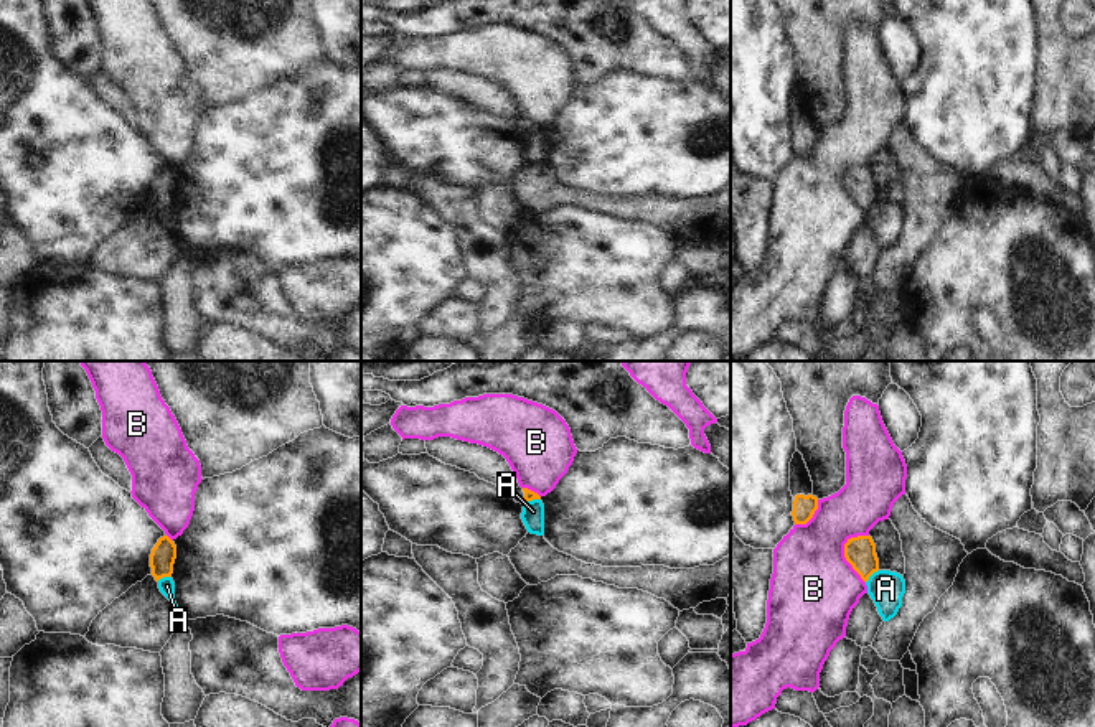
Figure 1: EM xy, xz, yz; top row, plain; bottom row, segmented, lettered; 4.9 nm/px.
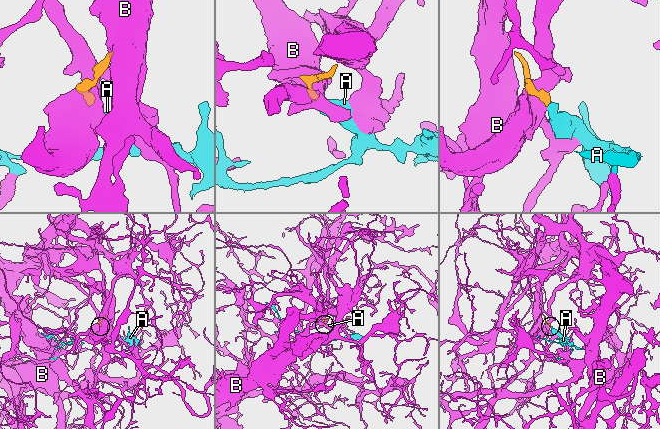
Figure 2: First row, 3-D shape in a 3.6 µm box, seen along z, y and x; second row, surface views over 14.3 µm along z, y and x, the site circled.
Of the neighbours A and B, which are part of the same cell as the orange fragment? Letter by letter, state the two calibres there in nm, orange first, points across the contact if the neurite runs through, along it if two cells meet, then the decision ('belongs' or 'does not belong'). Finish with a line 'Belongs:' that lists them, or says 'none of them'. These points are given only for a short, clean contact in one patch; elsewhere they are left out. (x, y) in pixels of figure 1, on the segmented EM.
A: 150/170 nm | along yz (878, 569), (866, 582) | does not belong
B: 150/420 nm | does not belong
Belongs: none of them

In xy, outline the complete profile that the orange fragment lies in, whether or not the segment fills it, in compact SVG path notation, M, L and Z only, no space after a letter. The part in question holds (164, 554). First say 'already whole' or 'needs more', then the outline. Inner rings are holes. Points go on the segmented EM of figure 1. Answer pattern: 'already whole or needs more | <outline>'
needs more | M160 537L150 554L152 574L99 612L84 638L97 646L160 653L183 620L158 589L160 579L172 577L175 559L175 542Z

